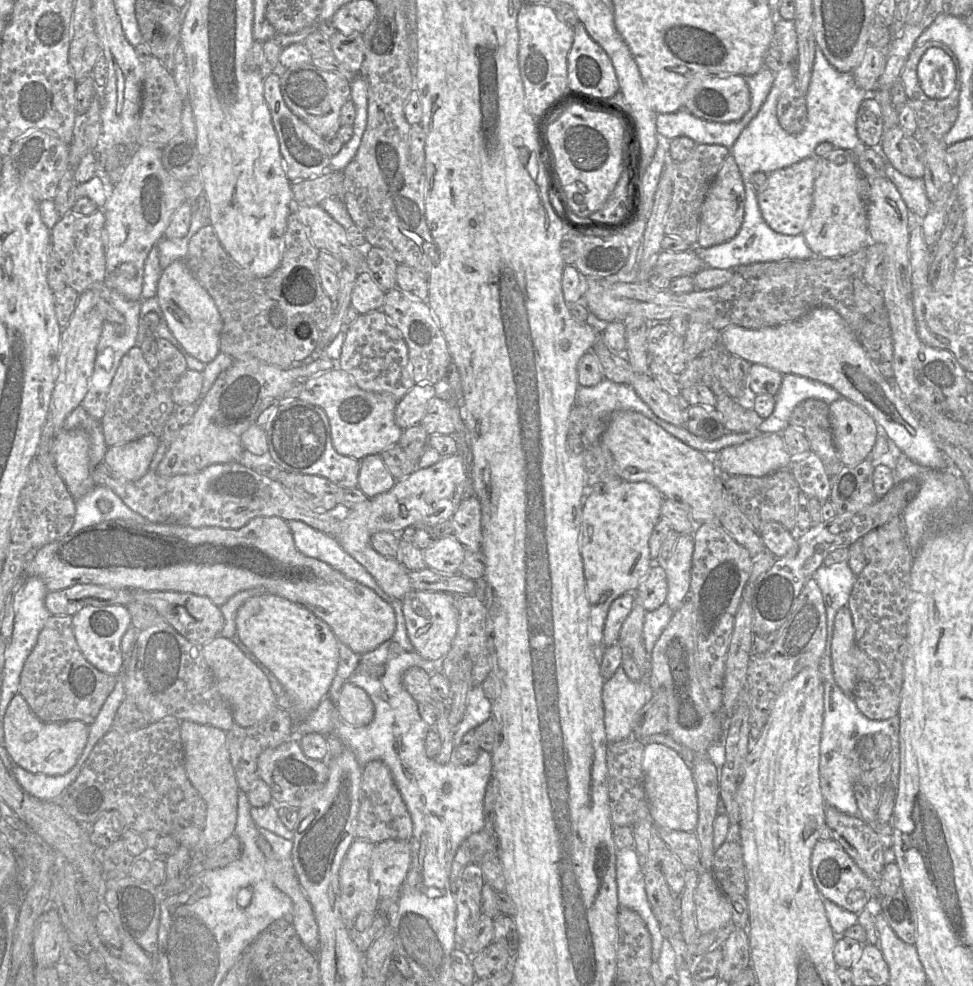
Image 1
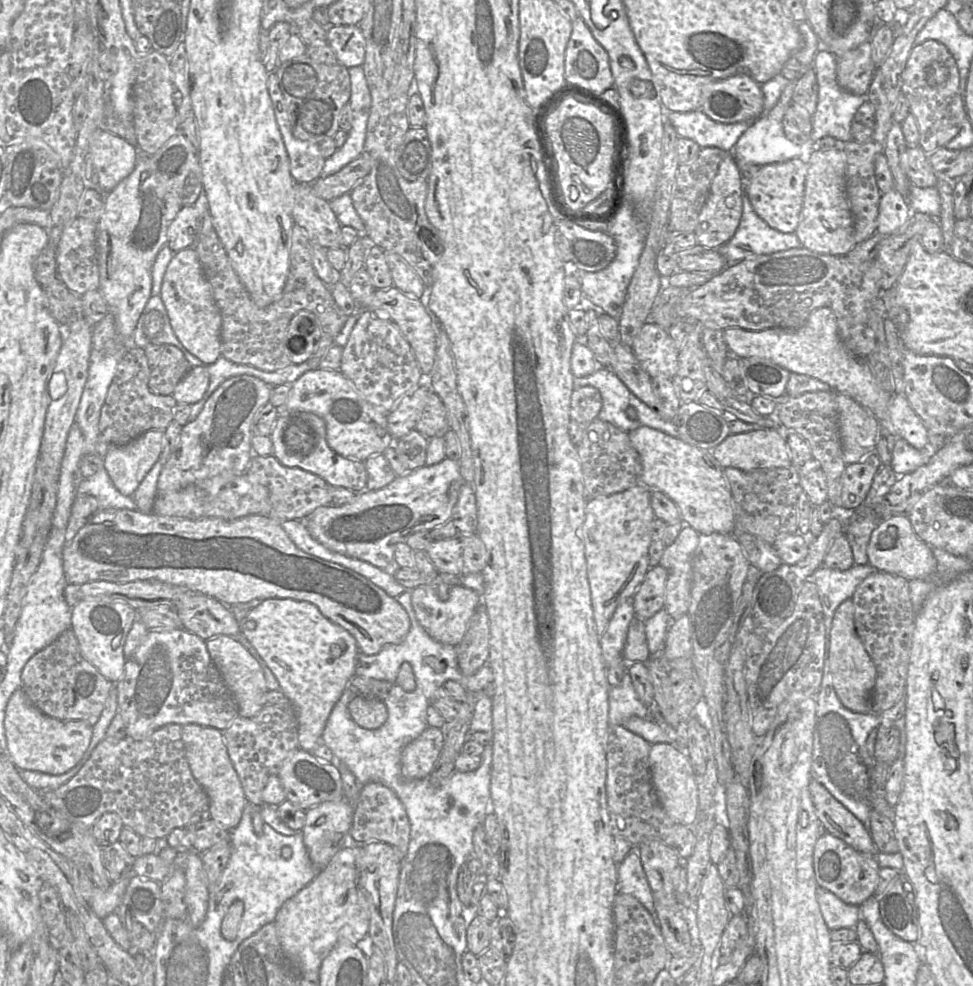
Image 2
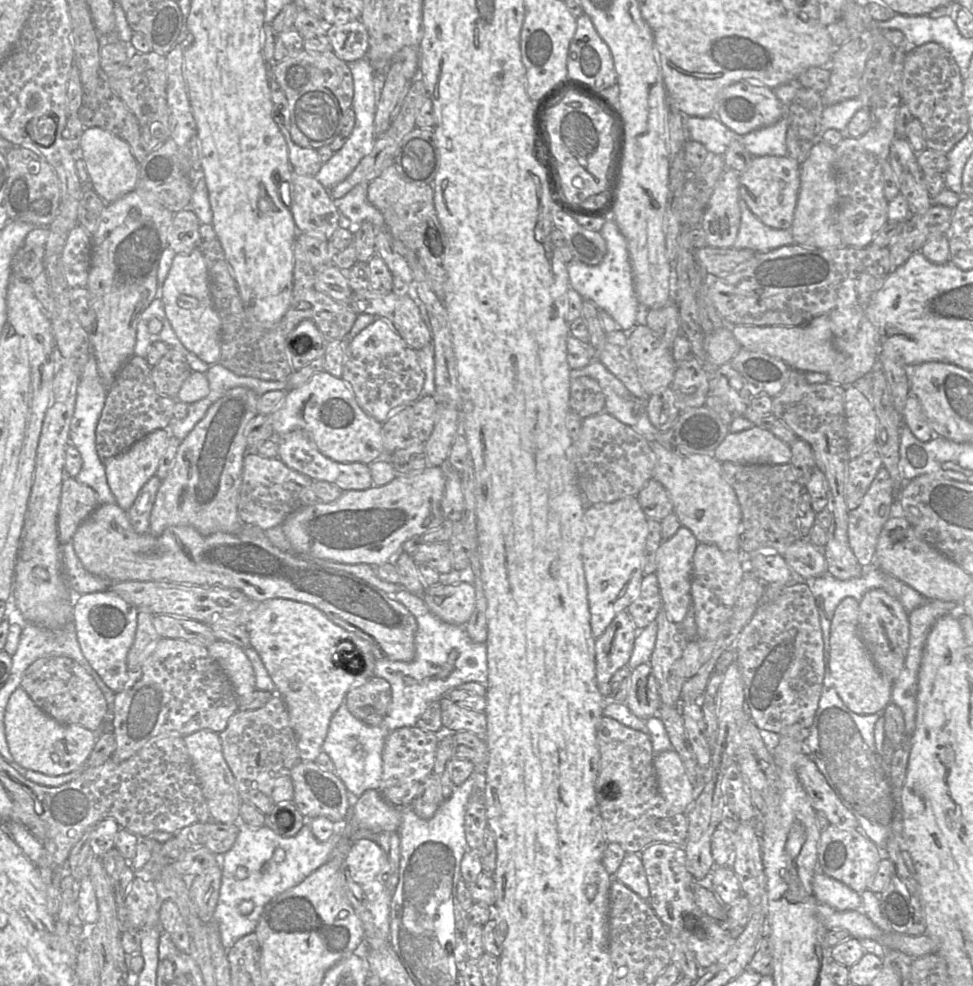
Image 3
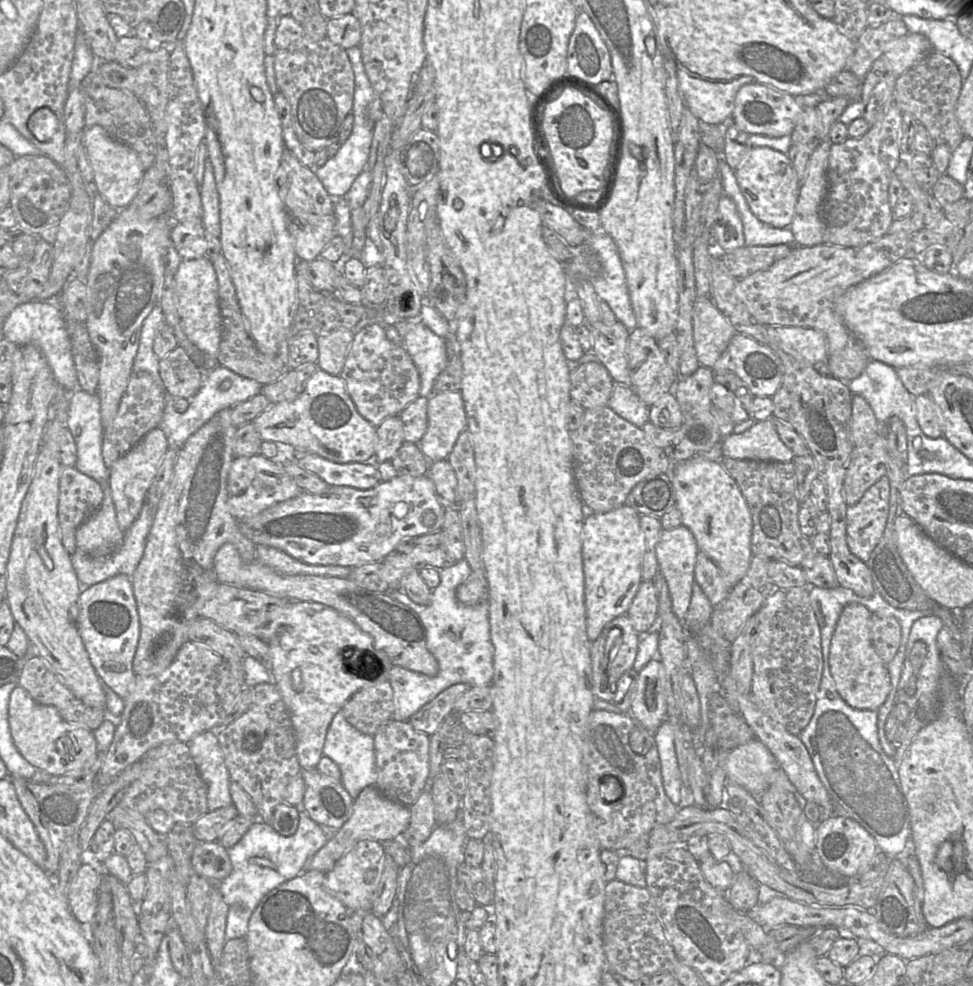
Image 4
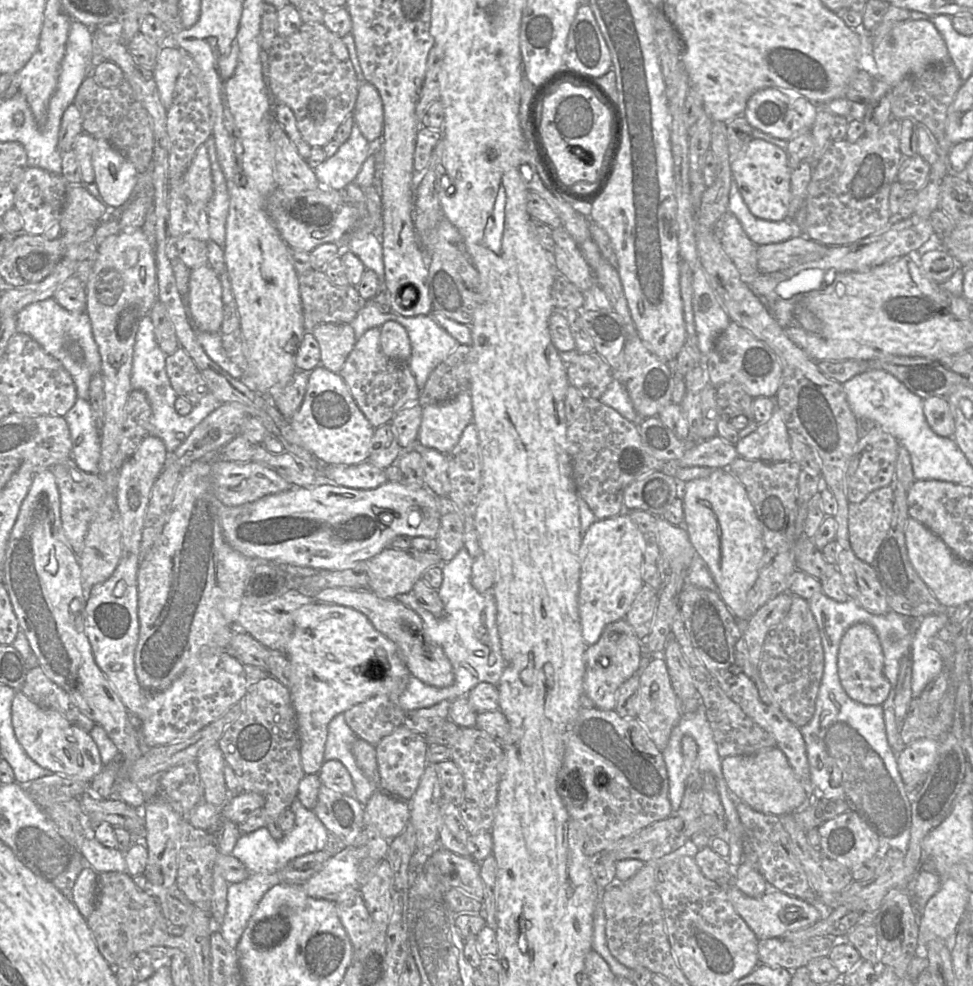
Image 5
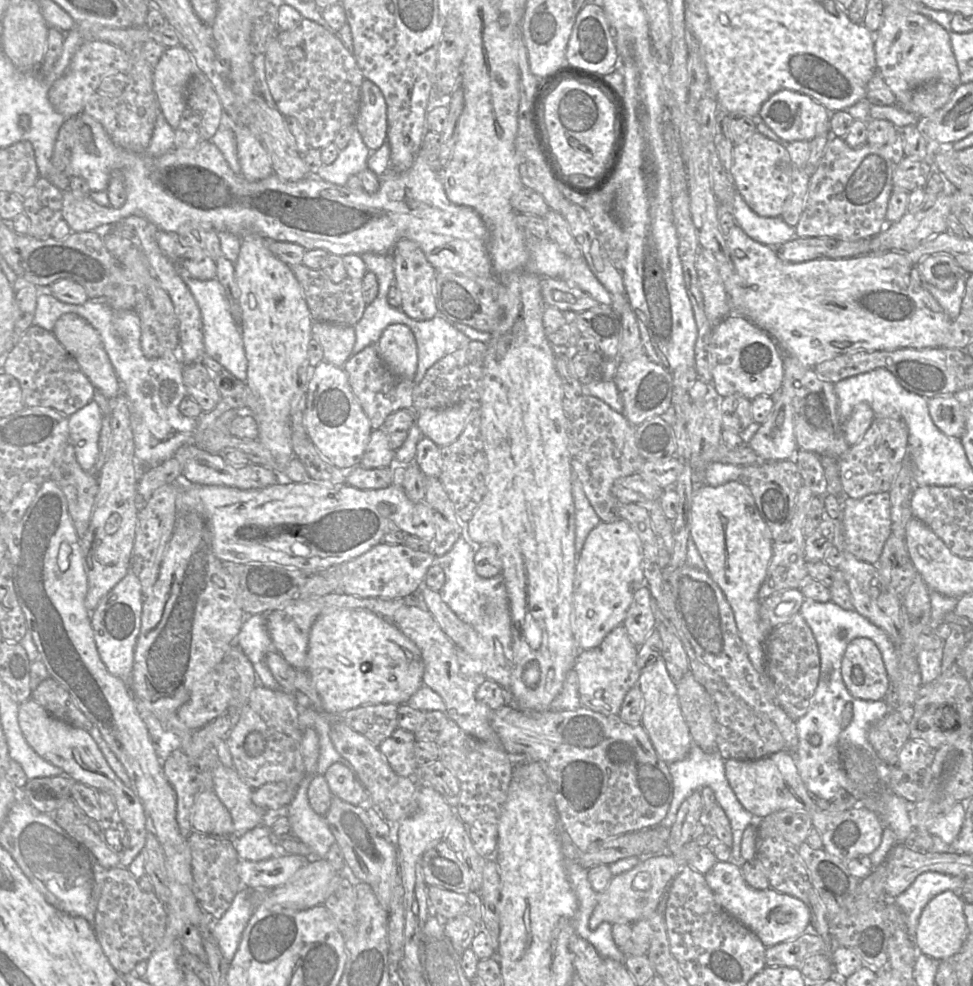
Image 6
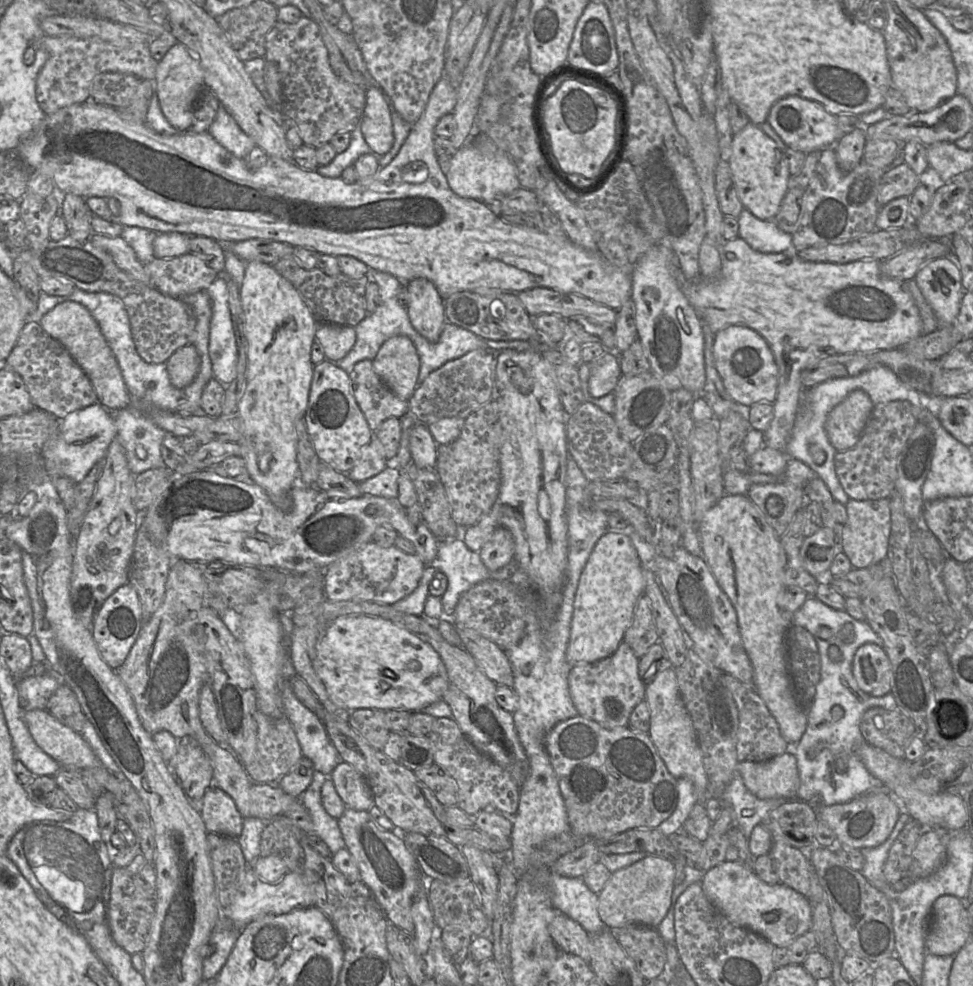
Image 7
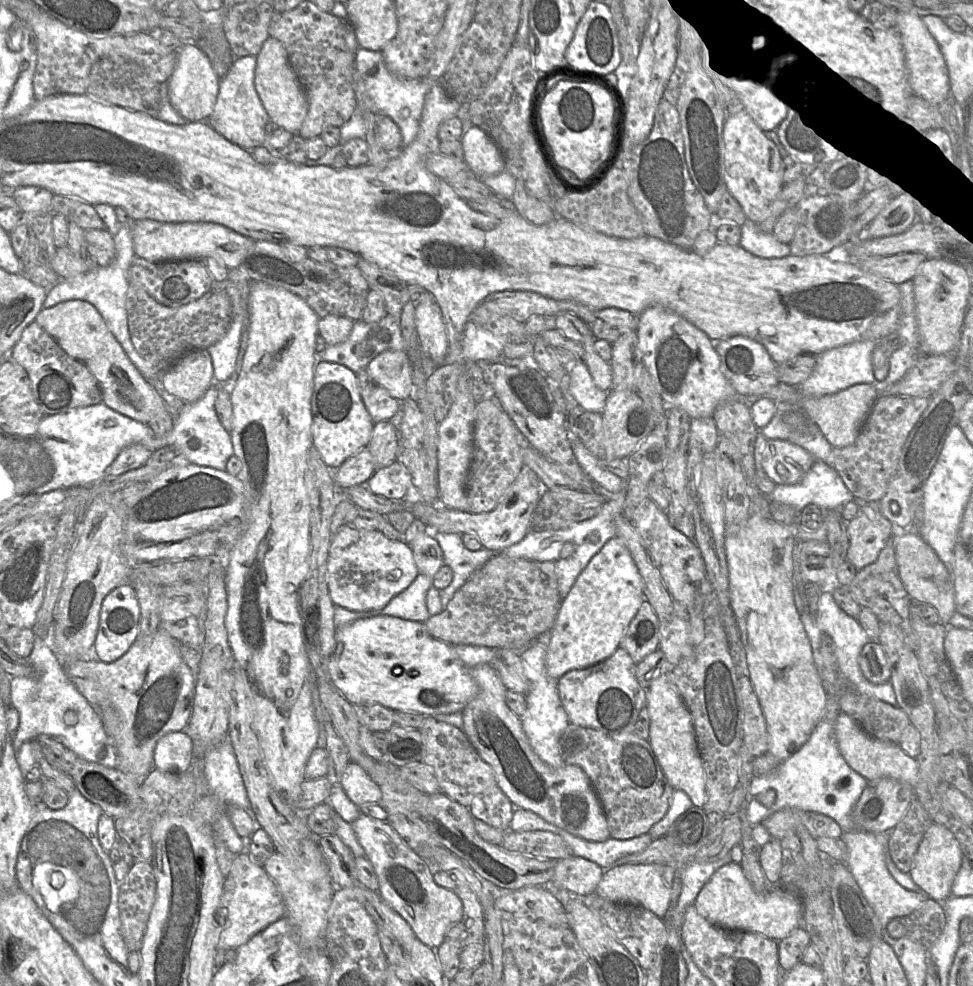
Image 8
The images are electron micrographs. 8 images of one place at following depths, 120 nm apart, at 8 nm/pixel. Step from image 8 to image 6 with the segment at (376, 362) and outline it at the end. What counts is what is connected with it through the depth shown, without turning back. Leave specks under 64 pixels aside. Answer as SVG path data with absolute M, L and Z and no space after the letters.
M389 325L379 338L377 351L394 375L413 381L417 370L417 346L412 331L406 325Z

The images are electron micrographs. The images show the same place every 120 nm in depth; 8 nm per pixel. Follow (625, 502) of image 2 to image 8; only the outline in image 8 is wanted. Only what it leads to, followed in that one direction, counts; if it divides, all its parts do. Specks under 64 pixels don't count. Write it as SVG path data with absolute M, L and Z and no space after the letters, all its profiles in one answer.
M615 536L592 557L560 603L558 614L550 630L546 652L545 664L548 676L558 680L570 670L586 668L609 658L620 647L624 633L643 600L643 581L638 568L625 542Z

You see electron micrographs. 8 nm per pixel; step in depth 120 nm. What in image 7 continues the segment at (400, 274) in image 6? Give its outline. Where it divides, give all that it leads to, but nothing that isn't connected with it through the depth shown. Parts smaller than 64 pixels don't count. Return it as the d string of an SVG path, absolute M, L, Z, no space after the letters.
M424 278L411 280L404 288L411 325L428 341L437 342L446 323L444 299L436 286Z

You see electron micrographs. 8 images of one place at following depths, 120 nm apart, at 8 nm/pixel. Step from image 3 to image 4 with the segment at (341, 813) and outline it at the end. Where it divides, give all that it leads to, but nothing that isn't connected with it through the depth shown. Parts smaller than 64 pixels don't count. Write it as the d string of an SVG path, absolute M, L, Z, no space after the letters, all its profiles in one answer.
M316 768L302 770L300 776L305 783L301 809L317 824L340 829L350 817L354 801L342 783Z

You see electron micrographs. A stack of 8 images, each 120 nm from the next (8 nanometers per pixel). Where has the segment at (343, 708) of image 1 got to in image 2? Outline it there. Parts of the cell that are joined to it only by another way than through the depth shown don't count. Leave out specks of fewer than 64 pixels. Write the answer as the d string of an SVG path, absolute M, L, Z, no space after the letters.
M357 695L349 702L349 712L354 722L364 729L377 729L387 720L388 712L383 701Z

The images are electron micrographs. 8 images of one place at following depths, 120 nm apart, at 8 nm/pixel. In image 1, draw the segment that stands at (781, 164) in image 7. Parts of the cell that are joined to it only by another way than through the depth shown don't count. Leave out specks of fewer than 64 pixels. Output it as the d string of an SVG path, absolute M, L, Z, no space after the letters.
M813 155L768 174L764 190L757 194L757 201L763 219L775 232L784 235L803 233L810 216L817 169L818 158Z

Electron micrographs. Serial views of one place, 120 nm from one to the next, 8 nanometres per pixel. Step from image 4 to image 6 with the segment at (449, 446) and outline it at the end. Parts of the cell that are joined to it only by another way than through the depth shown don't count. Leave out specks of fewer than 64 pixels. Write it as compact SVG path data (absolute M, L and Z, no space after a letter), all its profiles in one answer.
M464 401L445 409L425 409L417 413L415 423L423 436L441 448L457 440L474 408L476 403Z

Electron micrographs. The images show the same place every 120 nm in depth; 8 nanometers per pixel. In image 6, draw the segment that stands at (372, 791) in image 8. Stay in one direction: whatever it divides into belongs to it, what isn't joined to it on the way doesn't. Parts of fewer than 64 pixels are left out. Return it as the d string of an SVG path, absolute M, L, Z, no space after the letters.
M332 764L323 775L334 797L356 806L364 806L368 794L352 769Z

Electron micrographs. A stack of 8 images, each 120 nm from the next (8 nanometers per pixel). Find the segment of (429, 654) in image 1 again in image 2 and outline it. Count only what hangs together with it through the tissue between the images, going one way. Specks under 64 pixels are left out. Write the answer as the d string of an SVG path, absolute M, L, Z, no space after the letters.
M461 584L423 585L411 591L416 618L426 632L438 642L457 646L463 639L468 623L479 604L481 596Z

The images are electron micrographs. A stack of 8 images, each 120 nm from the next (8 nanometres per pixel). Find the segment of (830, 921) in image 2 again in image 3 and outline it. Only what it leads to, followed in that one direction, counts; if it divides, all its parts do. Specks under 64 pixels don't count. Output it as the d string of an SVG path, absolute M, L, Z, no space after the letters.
M821 872L812 880L816 900L833 911L854 910L862 912L861 894L856 893L844 883Z

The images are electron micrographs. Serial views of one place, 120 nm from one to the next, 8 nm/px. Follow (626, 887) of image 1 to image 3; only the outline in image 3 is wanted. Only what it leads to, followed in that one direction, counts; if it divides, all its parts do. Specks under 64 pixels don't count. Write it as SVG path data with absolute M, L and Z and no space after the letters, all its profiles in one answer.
M626 853L614 879L648 902L650 889L640 853Z

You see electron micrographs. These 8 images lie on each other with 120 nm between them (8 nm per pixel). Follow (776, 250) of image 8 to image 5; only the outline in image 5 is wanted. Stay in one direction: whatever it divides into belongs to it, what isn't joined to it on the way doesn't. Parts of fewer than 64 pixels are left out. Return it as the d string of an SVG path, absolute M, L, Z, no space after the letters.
M733 178L729 192L728 211L739 220L746 235L757 246L782 242L796 233L796 226L789 219L768 221L755 217L745 204Z

